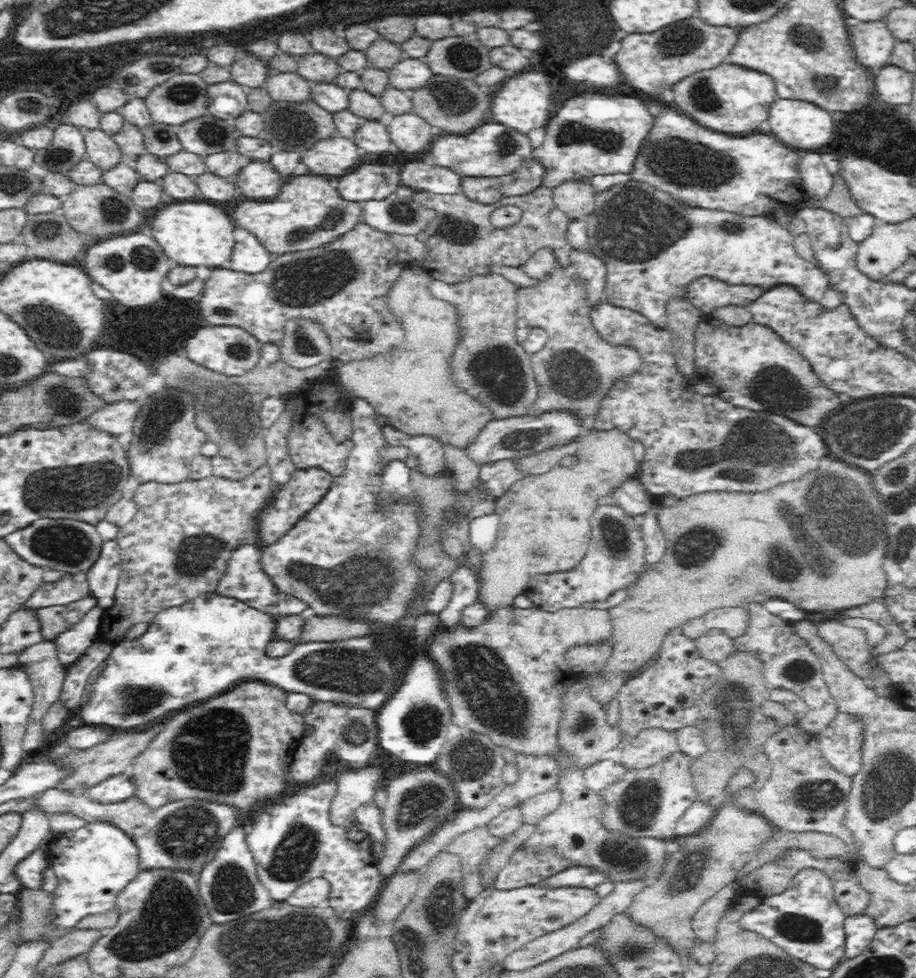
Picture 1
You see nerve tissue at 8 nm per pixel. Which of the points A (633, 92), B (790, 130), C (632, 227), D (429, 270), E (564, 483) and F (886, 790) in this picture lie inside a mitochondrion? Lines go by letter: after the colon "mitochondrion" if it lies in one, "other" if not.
A: other
B: other
C: mitochondrion
D: other
E: other
F: mitochondrion

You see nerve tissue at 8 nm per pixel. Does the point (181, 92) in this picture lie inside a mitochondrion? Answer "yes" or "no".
yes

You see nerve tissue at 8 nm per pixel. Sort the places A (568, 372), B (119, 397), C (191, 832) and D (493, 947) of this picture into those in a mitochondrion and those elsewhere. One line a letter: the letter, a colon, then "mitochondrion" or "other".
A: mitochondrion
B: other
C: mitochondrion
D: other

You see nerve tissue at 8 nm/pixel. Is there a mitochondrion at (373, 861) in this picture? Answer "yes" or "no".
no

